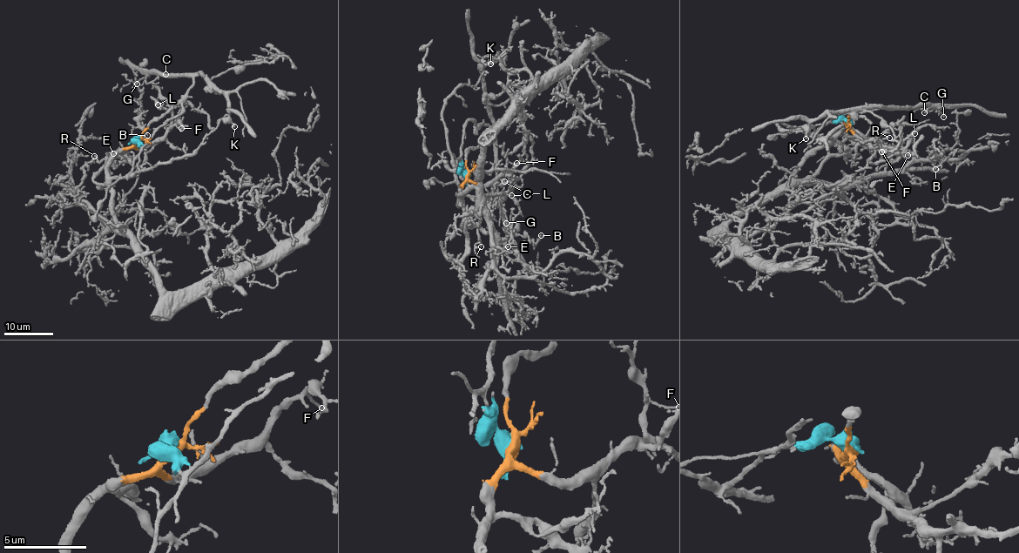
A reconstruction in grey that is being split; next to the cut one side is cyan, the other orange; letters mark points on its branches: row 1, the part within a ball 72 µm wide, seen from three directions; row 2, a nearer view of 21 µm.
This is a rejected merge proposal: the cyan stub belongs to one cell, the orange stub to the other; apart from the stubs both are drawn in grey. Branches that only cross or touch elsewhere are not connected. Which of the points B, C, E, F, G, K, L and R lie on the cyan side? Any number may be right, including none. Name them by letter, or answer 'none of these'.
B, C, G, K

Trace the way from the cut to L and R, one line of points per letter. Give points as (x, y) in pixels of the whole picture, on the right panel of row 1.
L: (849, 122), (846, 125), (858, 137), (875, 149), (894, 148), (917, 129), (914, 133)
R: (849, 122), (846, 124), (869, 143), (873, 138), (878, 140), (889, 138)

